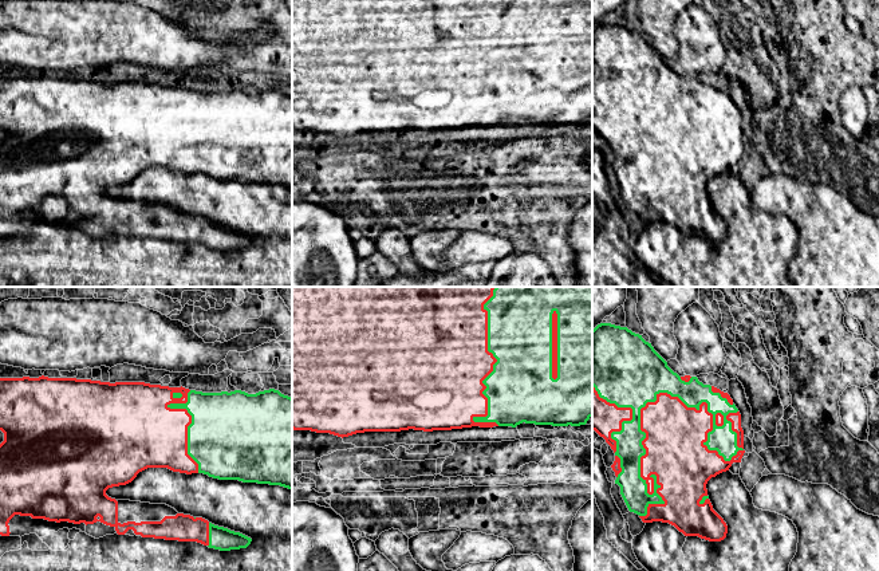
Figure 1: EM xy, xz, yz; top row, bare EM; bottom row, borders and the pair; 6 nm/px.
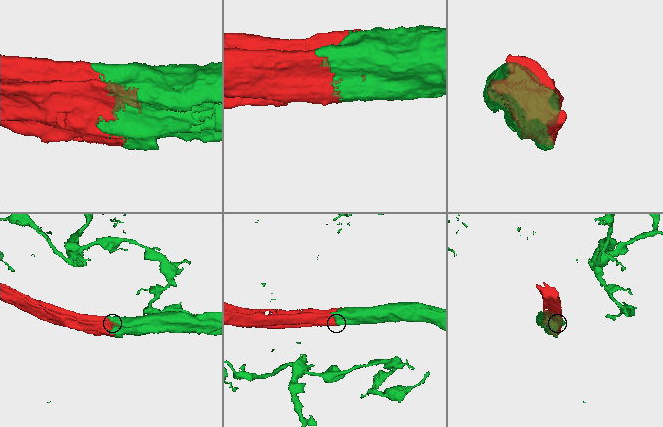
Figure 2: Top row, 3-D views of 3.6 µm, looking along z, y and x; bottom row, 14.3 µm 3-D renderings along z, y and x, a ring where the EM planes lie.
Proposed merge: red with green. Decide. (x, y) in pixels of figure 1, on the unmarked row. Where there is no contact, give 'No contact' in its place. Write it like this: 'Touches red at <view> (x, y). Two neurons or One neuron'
Touches red at yz (641, 121). One neuron

